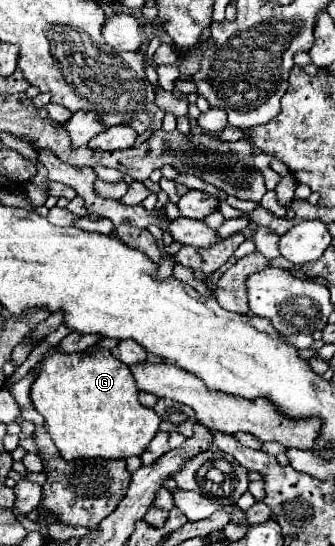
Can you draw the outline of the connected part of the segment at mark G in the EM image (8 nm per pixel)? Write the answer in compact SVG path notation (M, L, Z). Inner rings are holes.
M50 349L32 371L36 371L34 383L30 387L32 405L46 419L46 431L50 433L64 459L126 459L132 455L142 455L148 443L158 433L160 417L152 409L140 405L138 387L130 373L130 367L122 365L122 361L118 361L108 349L98 349L94 353L64 353L58 349Z

